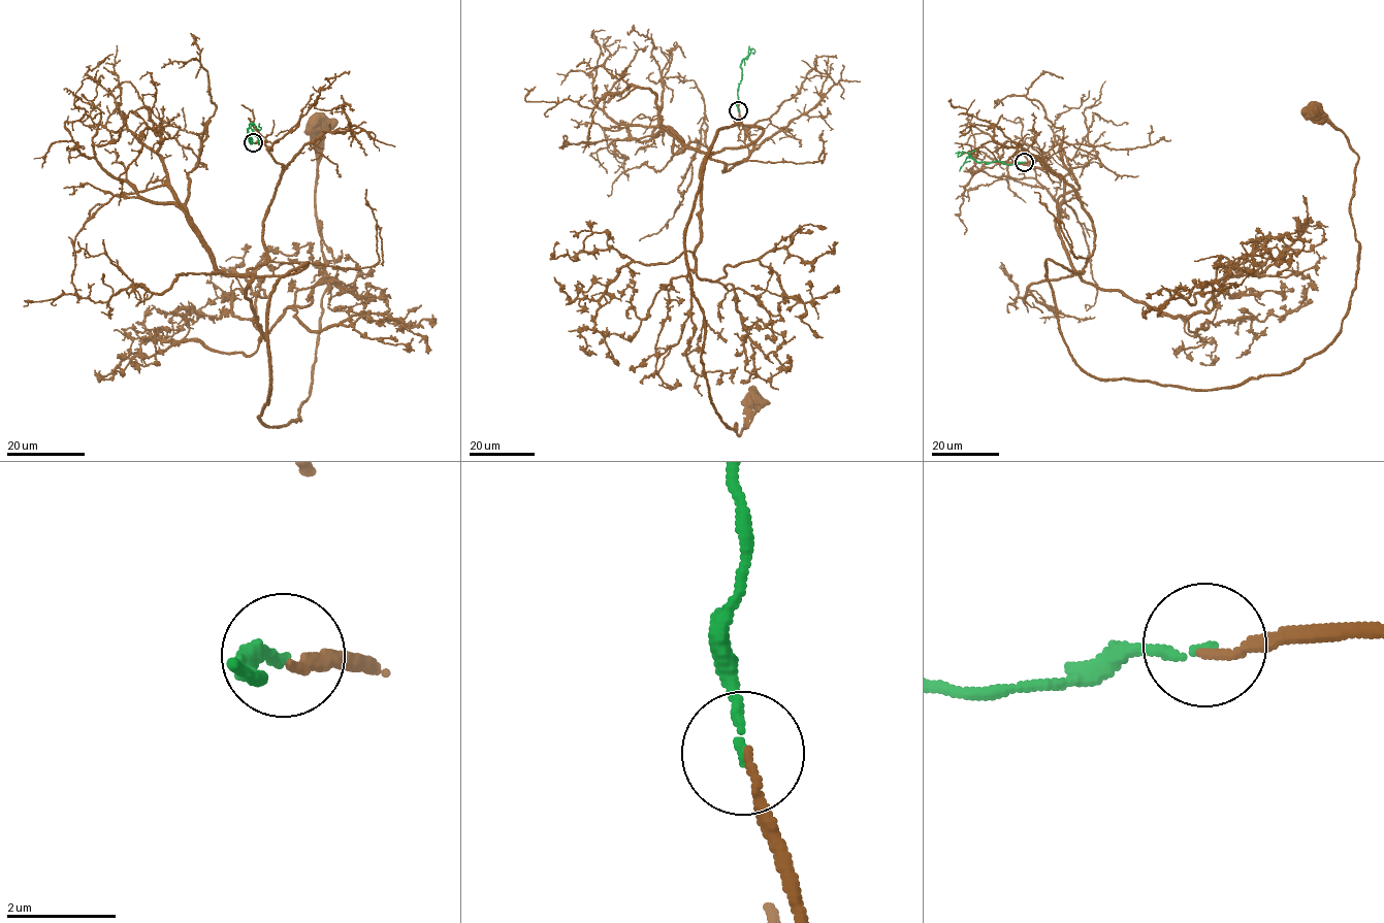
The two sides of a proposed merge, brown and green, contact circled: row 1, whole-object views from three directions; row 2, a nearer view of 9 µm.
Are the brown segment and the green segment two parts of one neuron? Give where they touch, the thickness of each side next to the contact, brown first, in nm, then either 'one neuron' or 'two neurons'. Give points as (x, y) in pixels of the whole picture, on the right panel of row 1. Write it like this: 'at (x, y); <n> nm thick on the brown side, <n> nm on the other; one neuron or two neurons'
at (1024, 162); 140 nm thick on the brown side, 150 nm on the other; one neuron

